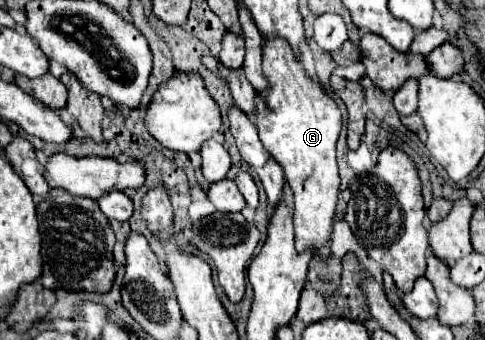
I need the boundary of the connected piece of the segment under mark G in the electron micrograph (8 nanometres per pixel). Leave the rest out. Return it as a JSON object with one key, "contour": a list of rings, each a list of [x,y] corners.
{"contour":[[[274,38],[274,42],[264,40],[262,56],[264,74],[270,78],[270,94],[262,98],[262,94],[256,92],[256,128],[264,148],[284,168],[286,182],[294,190],[296,248],[318,250],[328,246],[334,222],[340,186],[336,142],[342,130],[342,116],[324,86],[318,80],[312,80],[302,62],[294,58],[294,50],[290,50],[288,42],[282,42],[282,38]]]}

